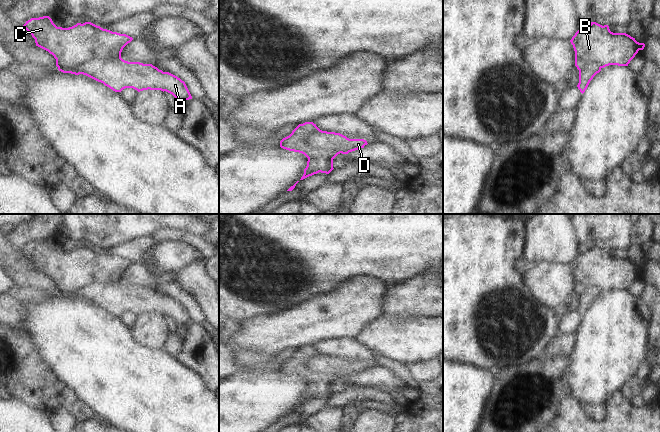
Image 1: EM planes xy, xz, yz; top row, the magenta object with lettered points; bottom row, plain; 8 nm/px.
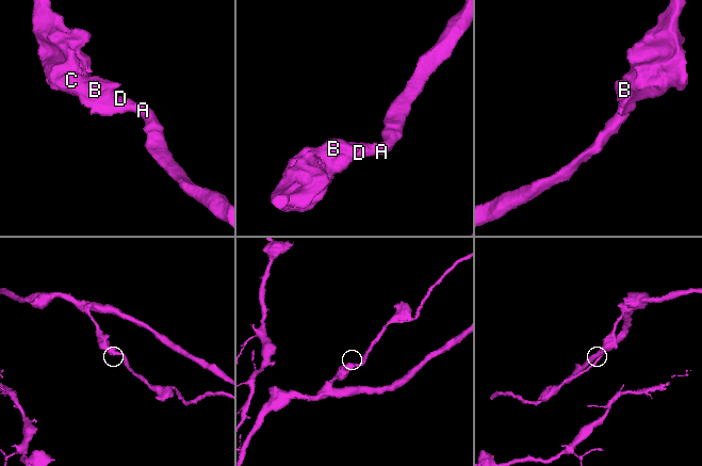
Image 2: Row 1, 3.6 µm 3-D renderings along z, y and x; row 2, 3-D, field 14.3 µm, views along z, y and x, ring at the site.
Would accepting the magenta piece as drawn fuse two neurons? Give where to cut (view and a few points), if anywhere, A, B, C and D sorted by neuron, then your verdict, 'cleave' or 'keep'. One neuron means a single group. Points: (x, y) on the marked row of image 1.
xy (120, 57), (116, 59), (91, 60), (75, 69), (58, 68) | A D / B C | cleave

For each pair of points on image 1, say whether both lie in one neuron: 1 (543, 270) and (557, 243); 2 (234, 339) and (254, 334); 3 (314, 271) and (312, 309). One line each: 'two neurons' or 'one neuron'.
1: two neurons
2: one neuron
3: two neurons

